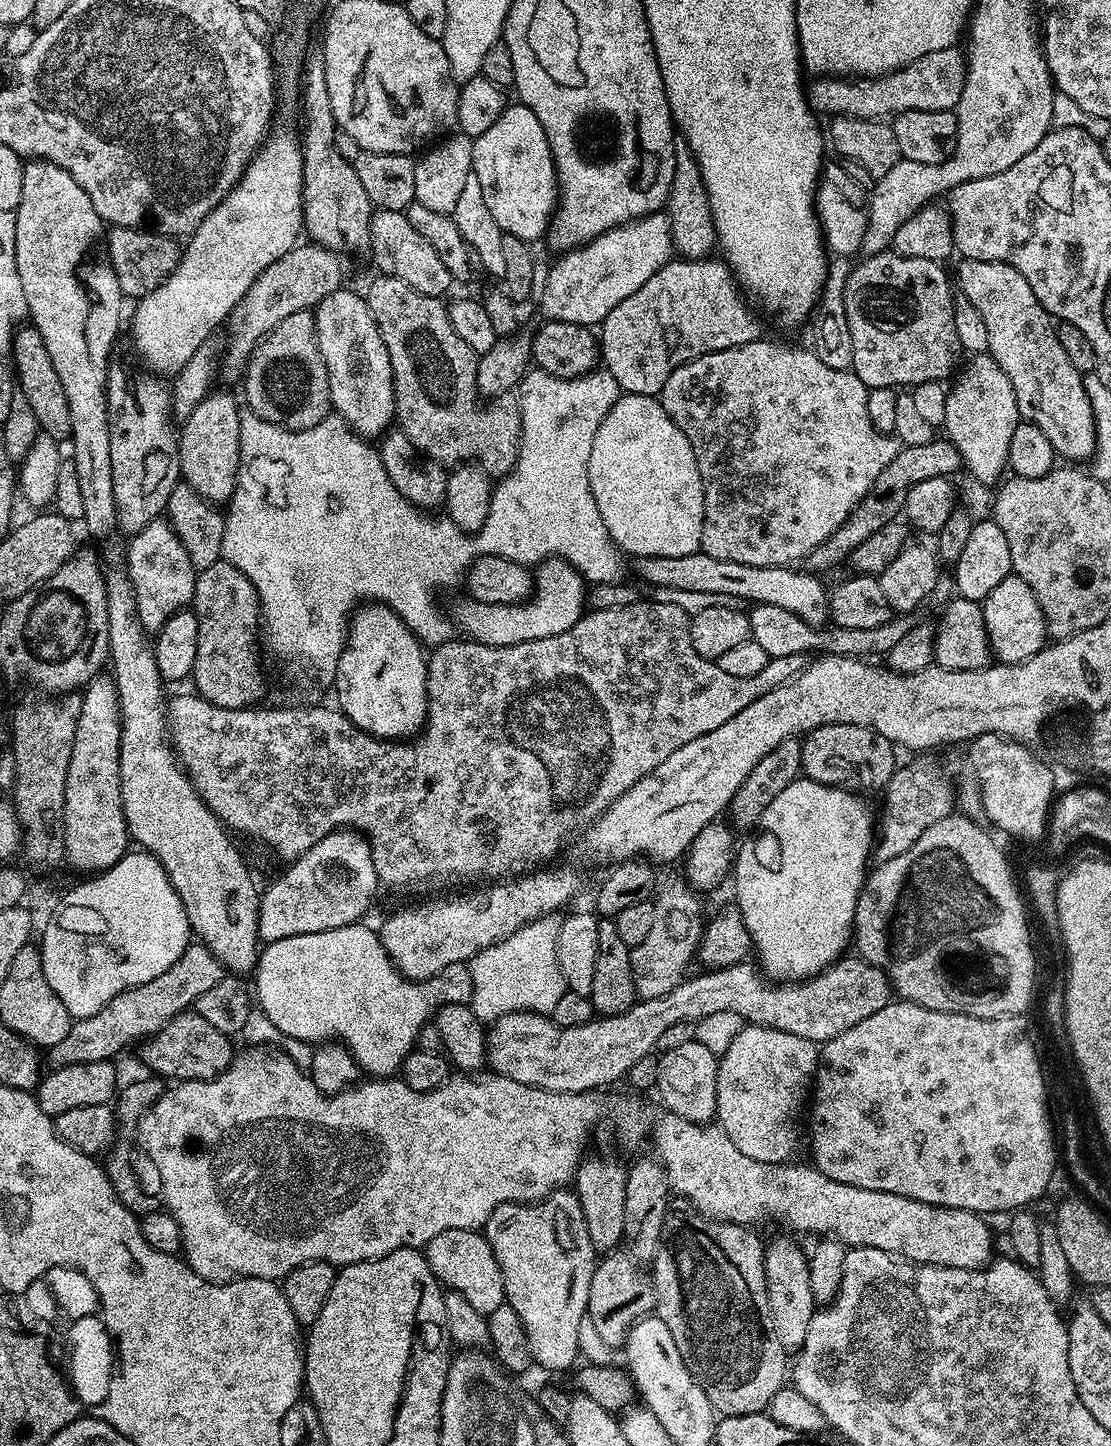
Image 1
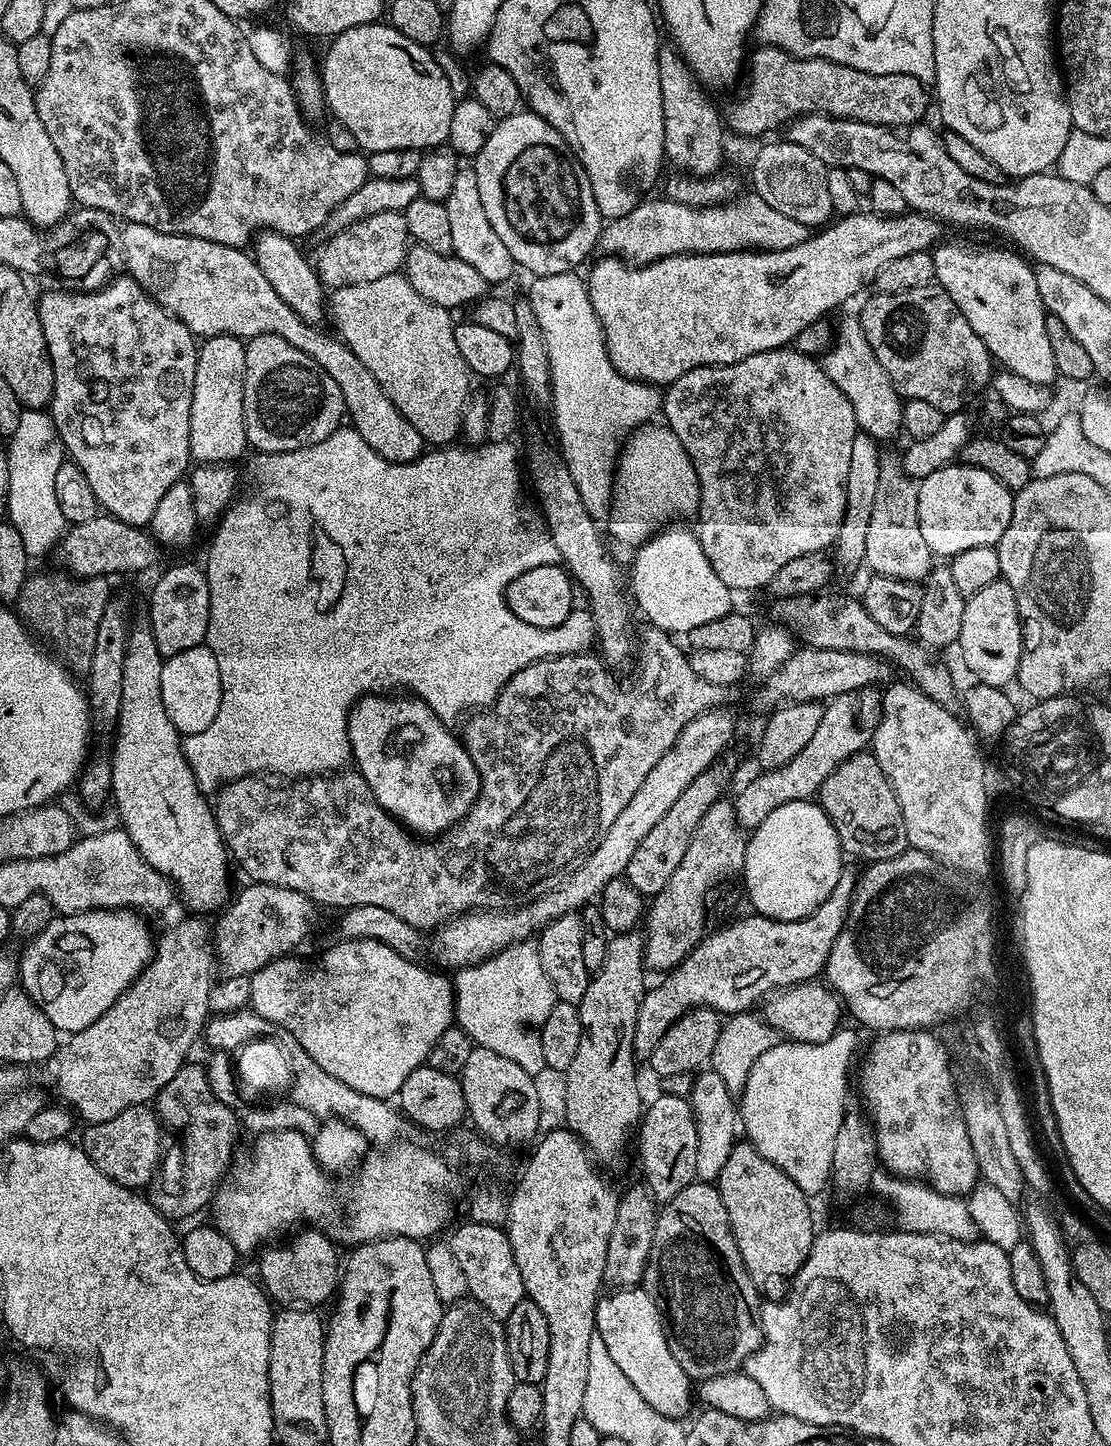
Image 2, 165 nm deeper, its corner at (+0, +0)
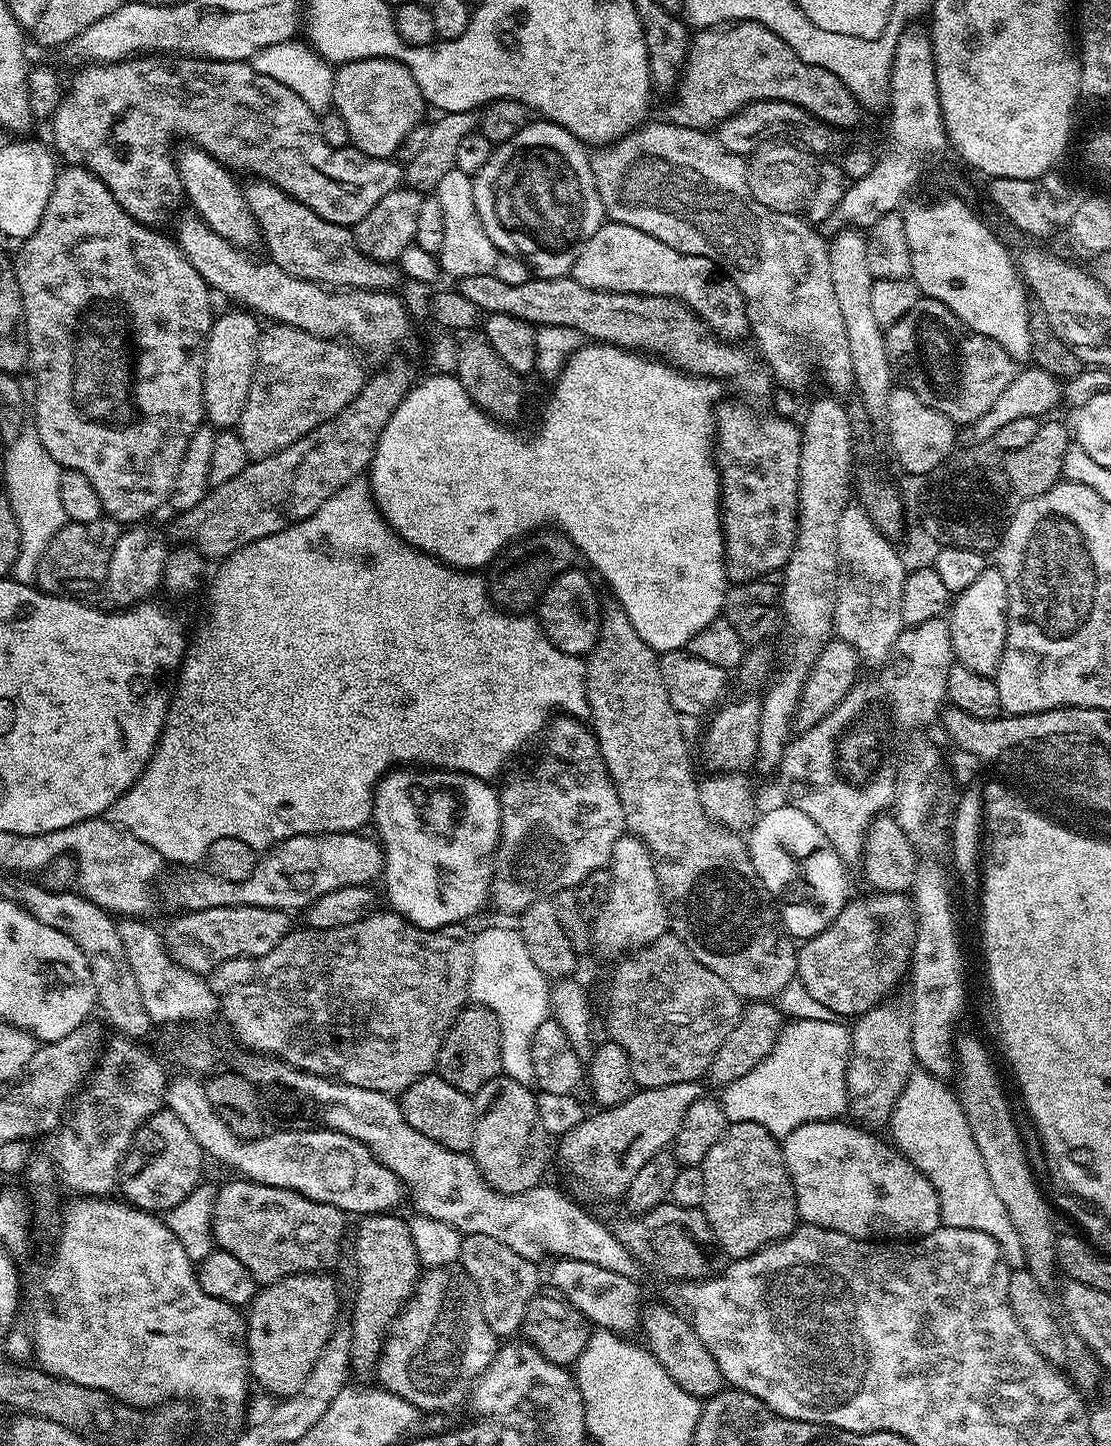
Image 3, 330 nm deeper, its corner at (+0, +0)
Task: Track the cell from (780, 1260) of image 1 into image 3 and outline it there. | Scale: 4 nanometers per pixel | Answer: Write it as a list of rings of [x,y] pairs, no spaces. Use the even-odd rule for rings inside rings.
[[[738,1122],[725,1127],[722,1138],[710,1146],[710,1154],[698,1166],[703,1181],[703,1197],[700,1208],[710,1226],[715,1243],[720,1243],[728,1258],[749,1256],[767,1244],[775,1244],[790,1235],[798,1226],[796,1195],[788,1168],[784,1164],[784,1150],[781,1141],[758,1126],[758,1122]]]

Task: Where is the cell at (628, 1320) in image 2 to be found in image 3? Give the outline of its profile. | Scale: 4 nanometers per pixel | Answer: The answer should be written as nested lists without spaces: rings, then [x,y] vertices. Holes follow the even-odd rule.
[[[553,1259],[552,1284],[559,1295],[565,1296],[582,1313],[589,1325],[605,1328],[611,1332],[632,1334],[640,1327],[640,1288],[633,1277],[614,1274],[614,1270],[602,1270],[590,1262]]]

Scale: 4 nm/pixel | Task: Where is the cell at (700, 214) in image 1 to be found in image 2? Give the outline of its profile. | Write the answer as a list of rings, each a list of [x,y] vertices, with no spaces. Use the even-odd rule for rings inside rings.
[[[661,47],[658,54],[658,82],[662,85],[662,126],[667,163],[672,163],[676,170],[693,178],[717,175],[724,160],[726,137],[722,116],[716,113],[705,85],[692,73],[675,47]]]

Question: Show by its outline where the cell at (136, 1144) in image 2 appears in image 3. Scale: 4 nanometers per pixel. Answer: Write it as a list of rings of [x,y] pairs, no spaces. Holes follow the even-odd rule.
[[[167,1110],[154,1113],[144,1124],[142,1134],[137,1135],[134,1148],[135,1151],[148,1151],[149,1156],[149,1160],[137,1172],[132,1172],[129,1176],[127,1173],[122,1180],[123,1199],[136,1208],[153,1214],[167,1214],[171,1208],[178,1206],[178,1202],[182,1202],[182,1198],[190,1195],[201,1183],[202,1177],[200,1175],[204,1172],[206,1157],[204,1151],[198,1146],[198,1142],[194,1142],[194,1137],[187,1132],[186,1125],[178,1119],[178,1114]]]

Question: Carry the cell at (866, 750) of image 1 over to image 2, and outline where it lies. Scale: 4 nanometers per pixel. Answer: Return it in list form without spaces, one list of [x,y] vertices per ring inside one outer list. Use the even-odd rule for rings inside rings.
[[[871,751],[858,752],[838,765],[834,774],[822,782],[818,803],[830,818],[840,839],[841,849],[847,855],[849,852],[863,862],[875,862],[889,860],[909,851],[906,822],[902,822],[898,798]]]

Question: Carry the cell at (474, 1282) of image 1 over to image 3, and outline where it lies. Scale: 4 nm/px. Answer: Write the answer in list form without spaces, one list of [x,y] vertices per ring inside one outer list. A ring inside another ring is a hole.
[[[487,1234],[465,1235],[458,1263],[466,1270],[466,1274],[470,1274],[470,1278],[474,1278],[474,1286],[478,1286],[482,1314],[493,1334],[498,1338],[515,1337],[520,1332],[520,1323],[526,1314],[526,1302],[530,1302],[530,1298],[534,1298],[538,1291],[532,1285],[532,1271],[537,1268],[537,1265],[533,1261],[522,1258],[522,1254],[514,1254],[510,1246],[497,1242],[495,1238],[490,1238]]]

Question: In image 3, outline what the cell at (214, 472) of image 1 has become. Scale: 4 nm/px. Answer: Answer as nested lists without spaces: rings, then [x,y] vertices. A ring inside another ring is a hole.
[[[240,311],[224,312],[221,316],[219,313],[213,319],[208,339],[204,341],[204,415],[207,423],[217,430],[232,430],[239,425],[256,369],[256,351],[262,324],[251,311]]]

